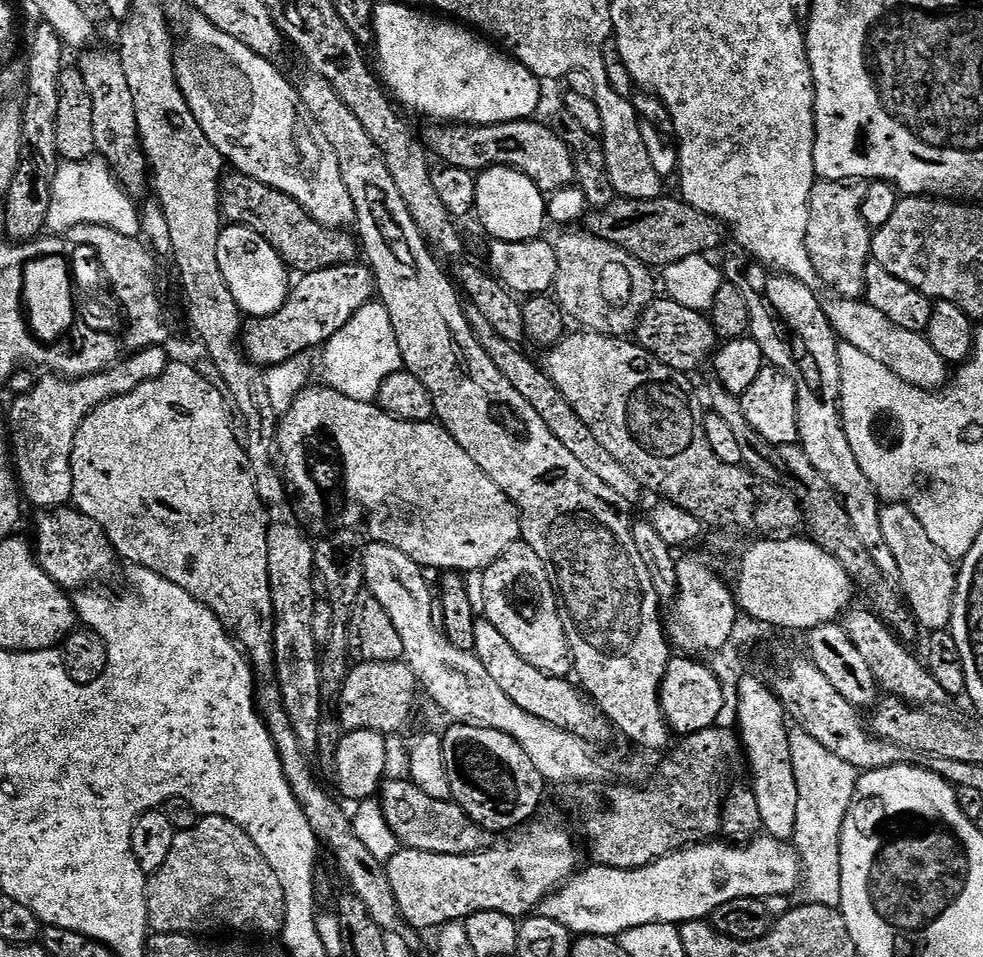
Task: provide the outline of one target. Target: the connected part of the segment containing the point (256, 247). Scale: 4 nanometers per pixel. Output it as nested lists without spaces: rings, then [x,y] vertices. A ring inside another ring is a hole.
[[[239,226],[225,227],[218,238],[218,266],[222,266],[222,278],[226,278],[226,286],[230,286],[230,294],[234,294],[241,313],[252,318],[269,316],[287,302],[290,291],[289,269],[274,250],[274,246],[270,246],[270,242],[266,242],[266,238],[262,238],[254,230]]]

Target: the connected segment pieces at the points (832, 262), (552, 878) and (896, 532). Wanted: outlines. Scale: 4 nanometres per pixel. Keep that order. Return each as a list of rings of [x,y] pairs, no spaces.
[[[817,179],[810,194],[810,222],[806,226],[806,250],[810,250],[810,262],[814,262],[817,277],[828,288],[833,288],[837,297],[859,300],[866,286],[866,266],[872,259],[872,233],[866,218],[862,218],[862,202],[866,198],[867,180],[822,180]]]
[[[540,819],[523,825],[511,837],[512,844],[497,843],[483,852],[475,852],[473,856],[430,854],[426,850],[401,847],[394,858],[386,861],[386,867],[390,886],[394,888],[394,898],[398,898],[398,910],[402,910],[408,925],[417,930],[436,930],[442,924],[463,922],[479,912],[501,912],[513,918],[524,918],[535,913],[540,903],[560,885],[571,880],[578,868],[576,844],[571,834],[556,820]]]
[[[888,502],[880,509],[882,535],[898,562],[898,588],[908,604],[917,625],[925,633],[945,631],[951,625],[956,593],[957,565],[926,534],[926,526],[910,510],[908,504]]]

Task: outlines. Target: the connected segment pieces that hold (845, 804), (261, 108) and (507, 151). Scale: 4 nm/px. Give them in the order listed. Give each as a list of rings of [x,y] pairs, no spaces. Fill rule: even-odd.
[[[793,731],[789,738],[790,758],[797,779],[798,812],[794,847],[800,857],[803,899],[810,904],[839,909],[842,898],[842,858],[840,831],[856,793],[858,769],[830,754],[826,746],[814,742],[810,734]]]
[[[192,14],[184,32],[184,45],[181,48],[179,45],[175,62],[178,86],[194,118],[198,118],[198,126],[202,126],[206,138],[214,142],[235,171],[274,190],[282,190],[282,194],[290,194],[290,198],[298,201],[319,224],[327,228],[344,230],[355,225],[354,202],[350,198],[350,190],[346,190],[346,182],[342,182],[342,166],[338,166],[334,146],[326,142],[326,134],[322,134],[320,127],[304,111],[294,84],[272,65],[275,63],[269,57],[259,56],[250,50],[250,46],[238,42],[238,38],[218,30],[218,26],[205,16]]]
[[[539,119],[515,120],[501,124],[453,124],[436,122],[422,132],[424,147],[439,163],[458,166],[479,174],[485,168],[506,166],[526,174],[545,194],[576,184],[576,167],[572,148],[552,128],[539,124]]]

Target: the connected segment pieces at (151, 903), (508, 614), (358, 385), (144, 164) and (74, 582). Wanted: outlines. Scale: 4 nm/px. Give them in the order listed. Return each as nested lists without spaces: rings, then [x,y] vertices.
[[[221,816],[200,818],[193,829],[177,832],[174,846],[166,862],[148,876],[148,926],[156,934],[182,934],[196,936],[216,932],[225,928],[228,932],[253,932],[253,937],[279,937],[284,930],[286,918],[286,898],[282,894],[282,882],[270,867],[270,862],[262,858],[262,850],[232,820]]]
[[[517,542],[510,546],[495,560],[489,568],[483,569],[484,576],[484,608],[482,604],[483,619],[489,620],[494,626],[498,626],[498,634],[530,662],[538,670],[542,670],[548,676],[567,677],[573,671],[572,651],[566,638],[566,630],[562,626],[560,617],[560,602],[556,599],[556,590],[552,586],[552,579],[544,568],[542,558],[534,554],[534,550],[523,542]]]
[[[371,302],[360,308],[347,322],[346,326],[323,345],[323,352],[325,385],[338,390],[339,393],[345,394],[348,398],[354,398],[355,401],[373,403],[378,390],[381,389],[382,382],[389,377],[389,374],[403,369],[401,351],[398,348],[398,340],[394,335],[394,326],[390,323],[389,311],[386,310],[384,304],[379,302]]]
[[[89,47],[79,53],[78,67],[86,78],[86,90],[94,102],[94,138],[99,159],[106,161],[116,174],[116,180],[133,198],[140,198],[150,184],[148,156],[140,143],[140,127],[134,114],[134,94],[126,83],[126,70],[122,70],[119,51],[108,48]]]
[[[74,506],[53,508],[39,513],[36,520],[36,540],[34,551],[36,561],[50,574],[50,578],[59,588],[65,590],[83,590],[95,585],[99,576],[104,576],[118,560],[116,549],[113,548],[108,536],[86,514],[82,514]]]

